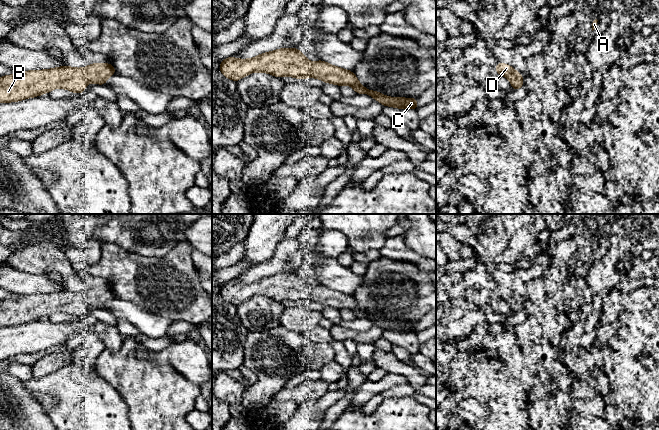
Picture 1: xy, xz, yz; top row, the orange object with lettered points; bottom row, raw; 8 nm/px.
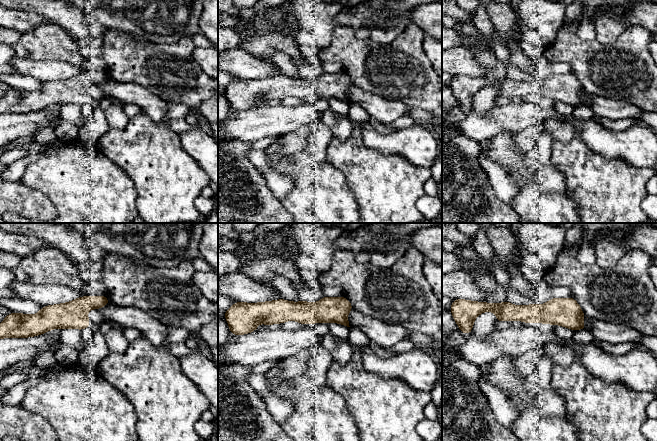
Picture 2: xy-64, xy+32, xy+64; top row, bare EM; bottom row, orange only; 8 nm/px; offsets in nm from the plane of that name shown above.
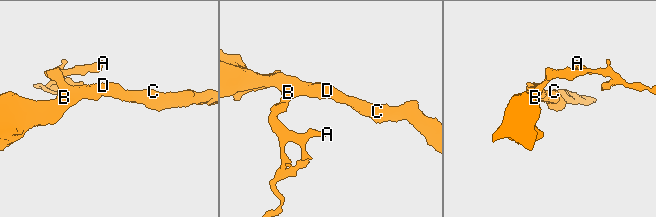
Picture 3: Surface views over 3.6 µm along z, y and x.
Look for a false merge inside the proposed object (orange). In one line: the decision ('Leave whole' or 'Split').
Leave whole

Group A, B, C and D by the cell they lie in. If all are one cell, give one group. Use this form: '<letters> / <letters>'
A B C D

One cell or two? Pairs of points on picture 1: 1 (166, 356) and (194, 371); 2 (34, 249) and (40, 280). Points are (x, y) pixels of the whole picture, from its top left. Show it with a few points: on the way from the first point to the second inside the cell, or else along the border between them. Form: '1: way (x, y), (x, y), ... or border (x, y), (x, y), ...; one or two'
1: way (173, 356), (179, 356), (187, 364); one
2: border (16, 268), (30, 273), (44, 274); two

